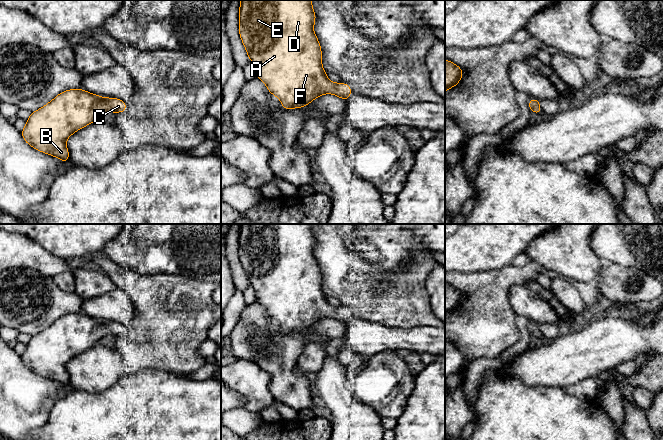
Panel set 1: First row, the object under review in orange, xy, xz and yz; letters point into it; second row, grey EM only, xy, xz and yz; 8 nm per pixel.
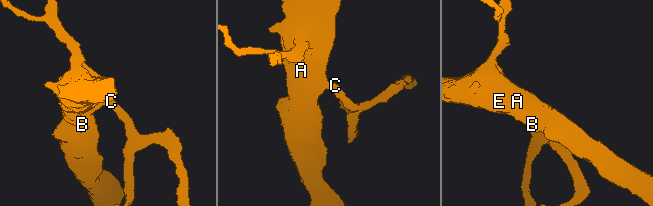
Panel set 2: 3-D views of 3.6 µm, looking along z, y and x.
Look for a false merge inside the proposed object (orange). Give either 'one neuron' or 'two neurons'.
one neuron

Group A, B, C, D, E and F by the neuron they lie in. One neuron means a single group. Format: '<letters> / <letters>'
A B C D E F

